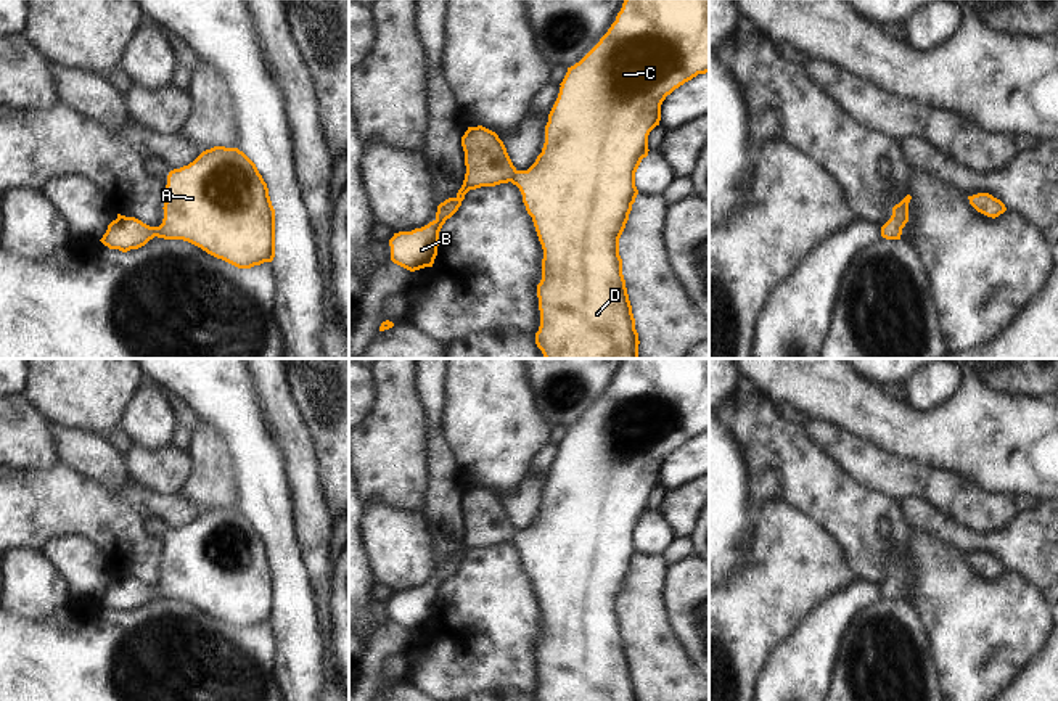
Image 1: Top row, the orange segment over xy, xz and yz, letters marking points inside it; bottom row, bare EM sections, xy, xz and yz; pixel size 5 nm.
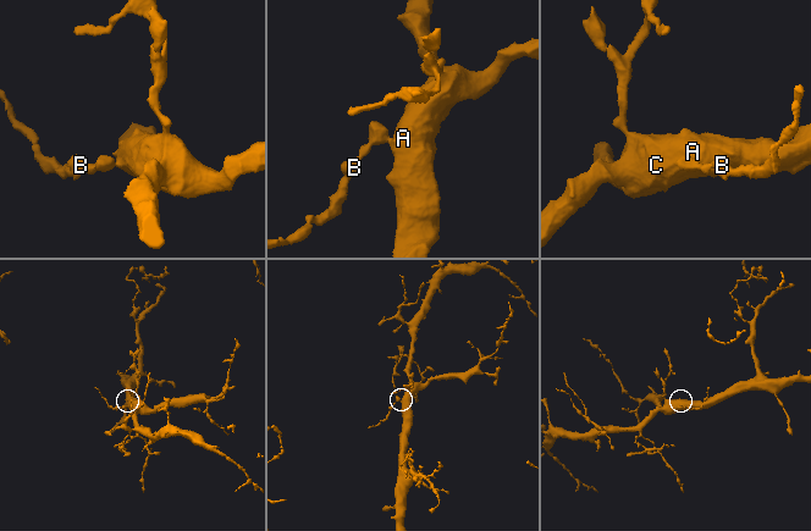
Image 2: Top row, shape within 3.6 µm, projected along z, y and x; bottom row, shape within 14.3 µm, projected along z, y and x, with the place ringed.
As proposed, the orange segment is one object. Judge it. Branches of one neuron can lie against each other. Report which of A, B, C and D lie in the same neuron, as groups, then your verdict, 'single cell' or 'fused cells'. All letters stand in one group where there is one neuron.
A B C D | single cell

